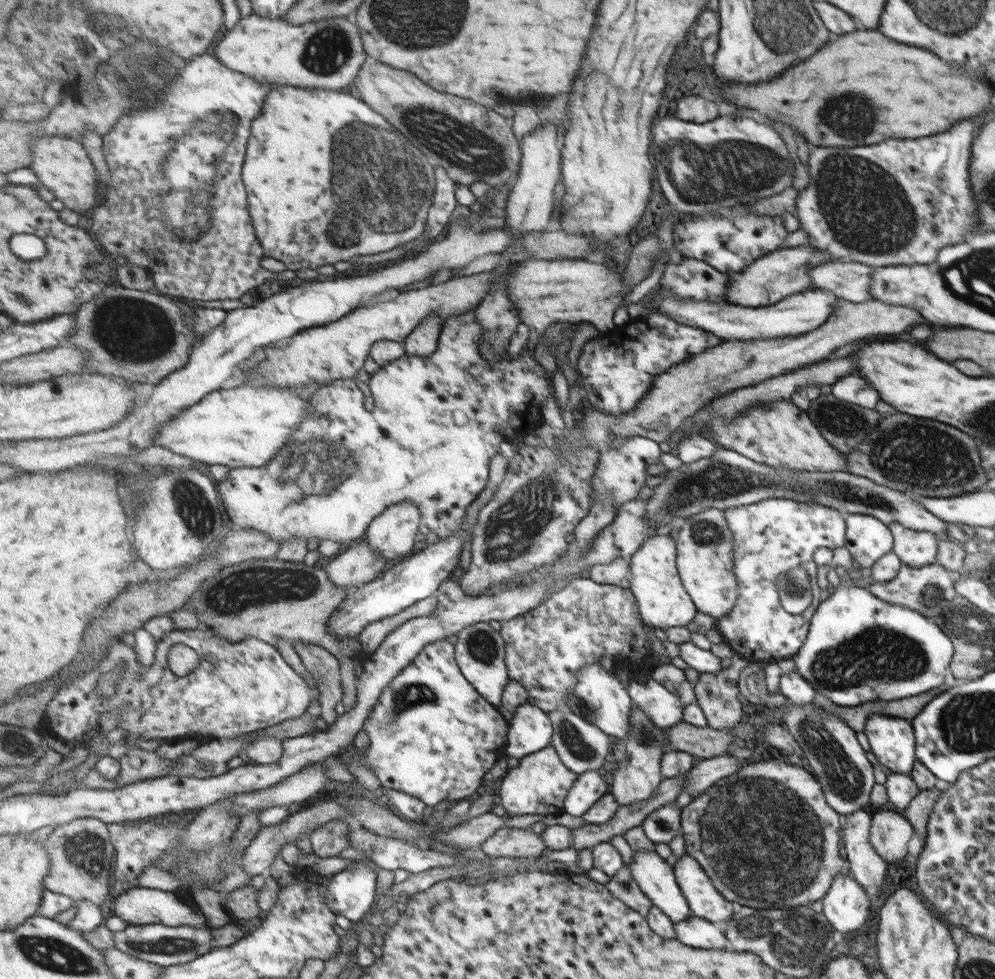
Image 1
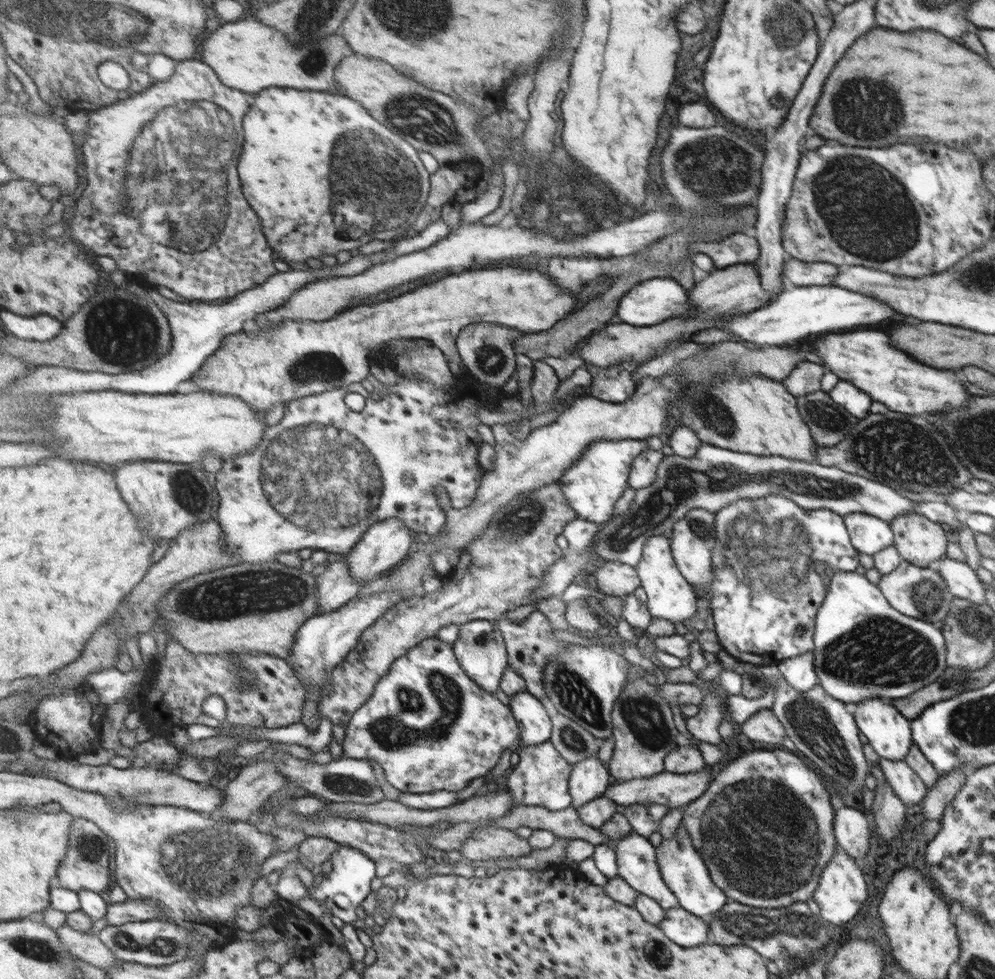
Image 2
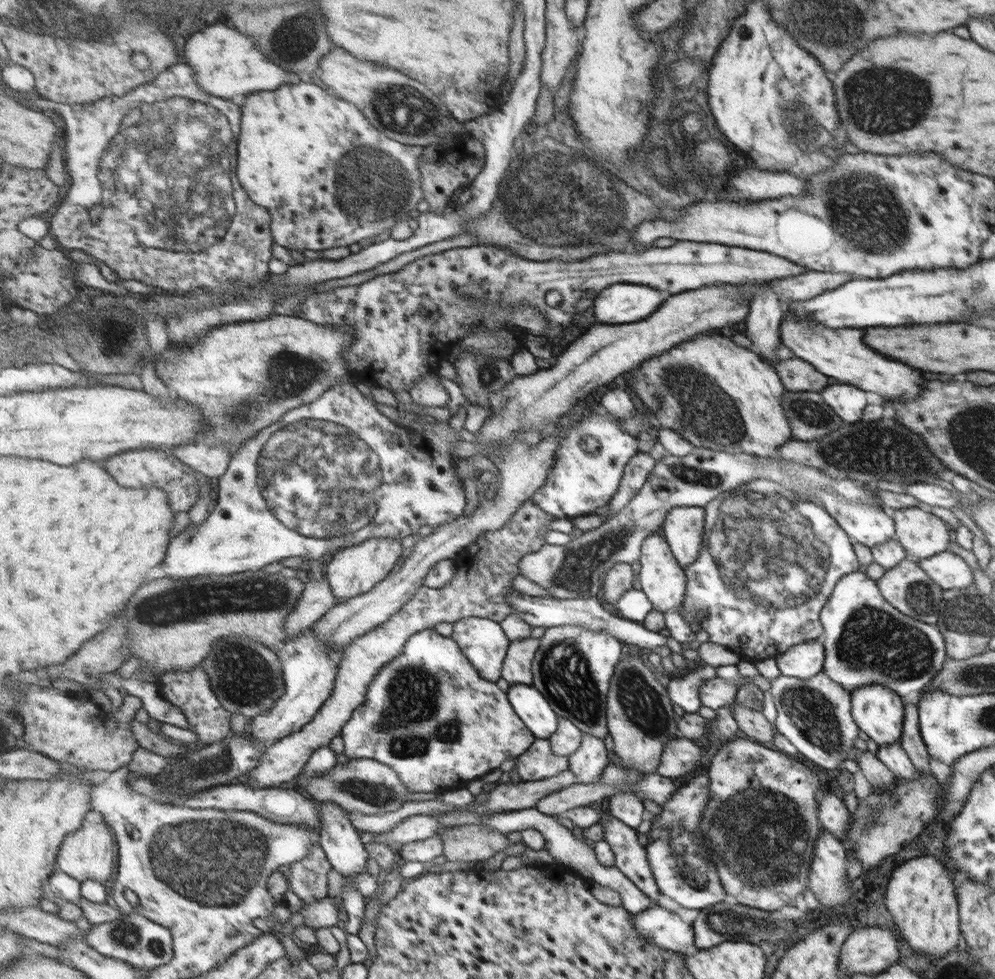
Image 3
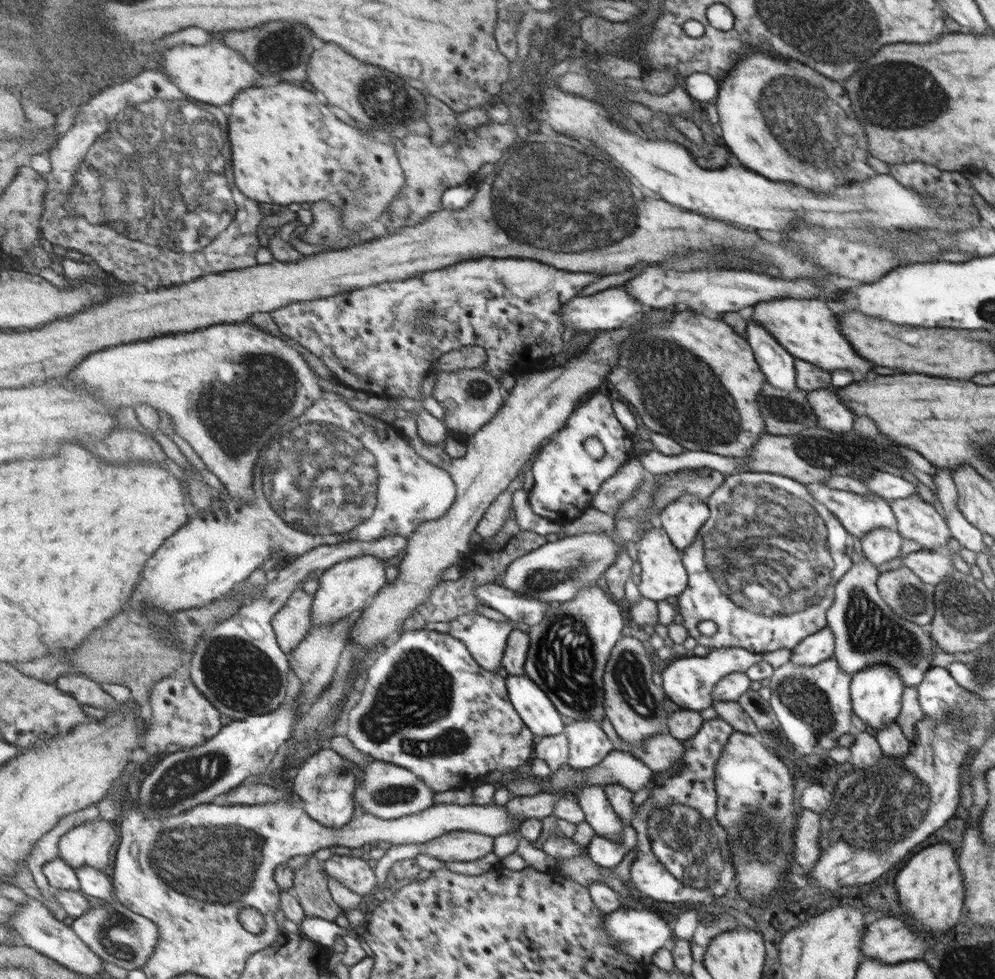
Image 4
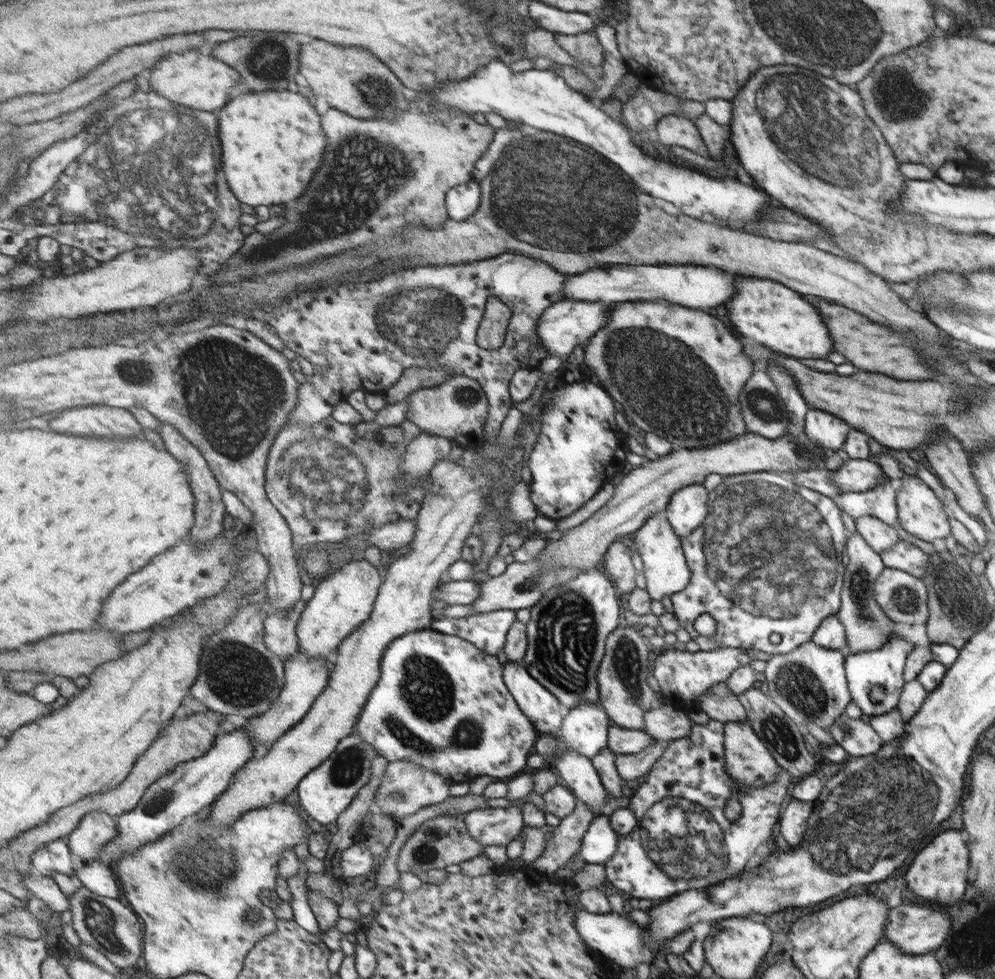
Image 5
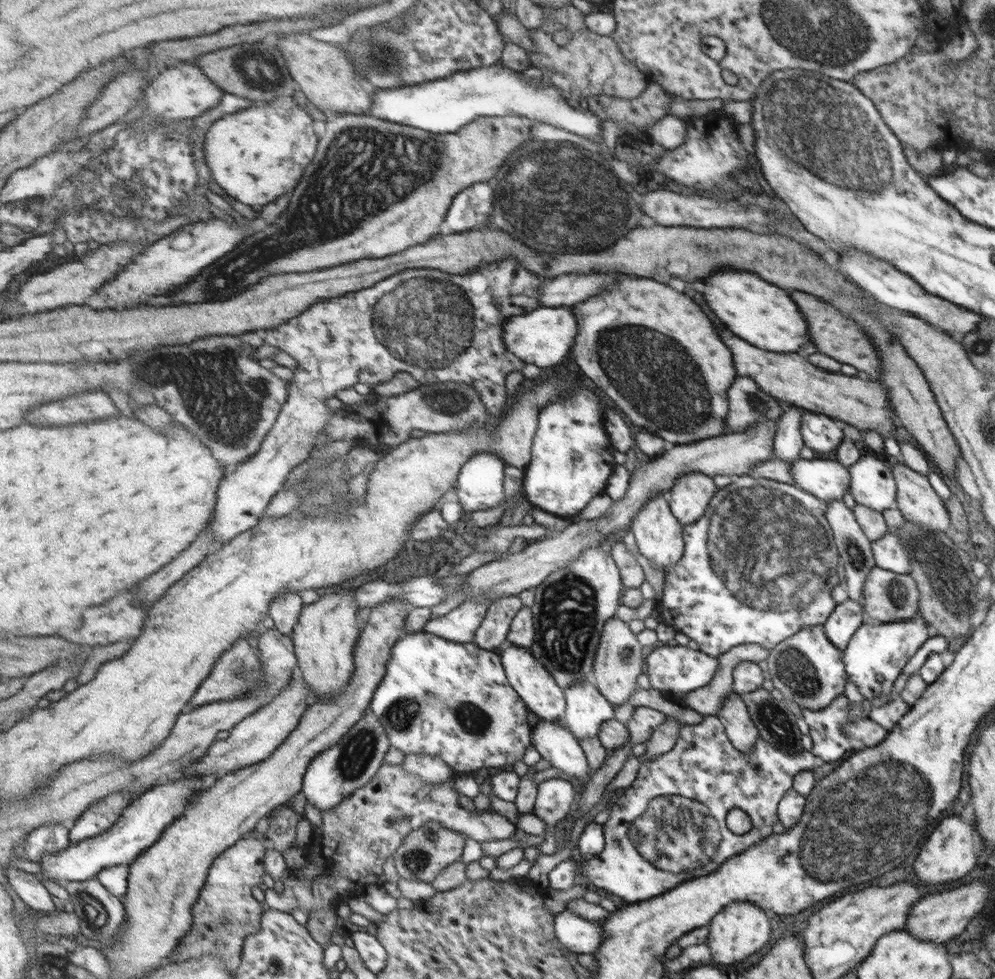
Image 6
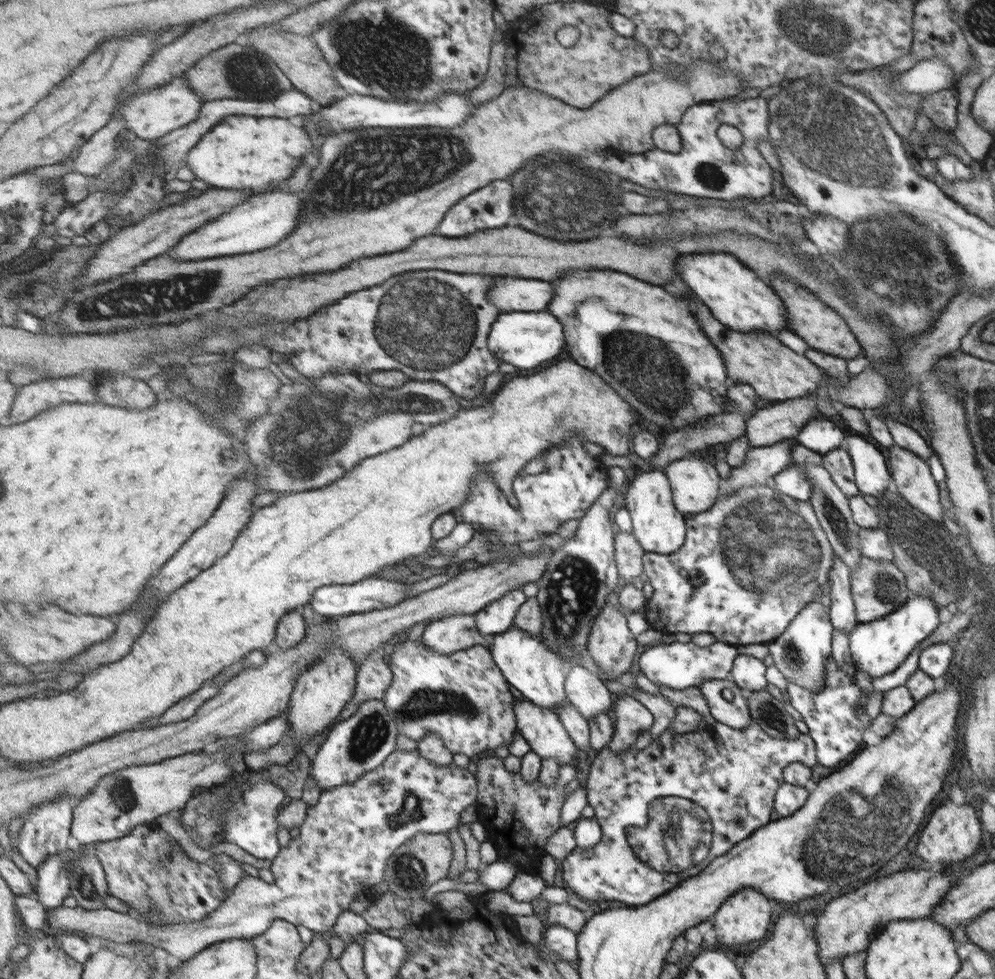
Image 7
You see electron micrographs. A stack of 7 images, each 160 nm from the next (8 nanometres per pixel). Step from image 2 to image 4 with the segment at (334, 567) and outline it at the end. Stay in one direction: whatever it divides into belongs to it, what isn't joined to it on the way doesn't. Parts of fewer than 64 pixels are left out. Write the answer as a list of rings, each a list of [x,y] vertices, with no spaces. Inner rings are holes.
[[[301,587],[288,598],[286,605],[274,616],[273,626],[279,646],[289,654],[309,635],[312,626],[314,595]]]

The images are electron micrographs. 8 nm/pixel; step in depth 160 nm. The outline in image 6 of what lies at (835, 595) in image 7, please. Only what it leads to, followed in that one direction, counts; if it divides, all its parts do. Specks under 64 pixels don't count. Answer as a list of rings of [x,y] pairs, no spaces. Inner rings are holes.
[[[848,598],[831,611],[829,618],[822,624],[823,634],[833,646],[842,651],[864,620],[860,604]]]

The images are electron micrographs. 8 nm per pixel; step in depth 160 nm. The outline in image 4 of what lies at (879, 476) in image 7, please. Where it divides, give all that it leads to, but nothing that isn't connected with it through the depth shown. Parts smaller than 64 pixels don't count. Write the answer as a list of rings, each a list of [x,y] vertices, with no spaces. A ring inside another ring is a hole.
[[[810,483],[809,485],[803,485],[803,488],[807,490],[807,494],[809,494],[815,502],[825,505],[825,508],[837,518],[838,524],[848,532],[849,536],[855,536],[860,540],[860,538],[871,529],[883,527],[894,531],[896,530],[896,520],[889,503],[879,496],[839,491],[827,488],[821,483]]]

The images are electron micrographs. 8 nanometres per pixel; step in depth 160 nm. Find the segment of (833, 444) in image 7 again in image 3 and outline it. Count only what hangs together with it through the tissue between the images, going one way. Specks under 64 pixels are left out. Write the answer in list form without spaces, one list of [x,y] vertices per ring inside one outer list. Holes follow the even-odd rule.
[[[835,384],[819,392],[819,397],[829,406],[841,421],[847,424],[857,423],[865,408],[865,392],[855,386]]]

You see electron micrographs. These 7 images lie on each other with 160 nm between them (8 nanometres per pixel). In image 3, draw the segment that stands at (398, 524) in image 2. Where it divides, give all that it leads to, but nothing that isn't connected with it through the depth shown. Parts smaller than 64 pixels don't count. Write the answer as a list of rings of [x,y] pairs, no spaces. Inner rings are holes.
[[[388,536],[387,538],[370,538],[361,544],[342,549],[327,558],[326,578],[338,602],[347,602],[360,594],[374,590],[395,568],[401,554],[403,554],[402,539]]]

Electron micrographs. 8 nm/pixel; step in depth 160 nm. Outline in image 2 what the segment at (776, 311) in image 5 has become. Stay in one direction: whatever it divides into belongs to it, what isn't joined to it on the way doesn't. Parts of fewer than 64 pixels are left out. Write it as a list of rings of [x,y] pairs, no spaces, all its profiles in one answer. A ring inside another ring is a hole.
[[[863,329],[863,332],[855,332],[855,330],[822,333],[809,337],[804,341],[809,344],[809,351],[825,366],[825,371],[830,371],[838,381],[851,382],[855,388],[863,390],[865,394],[869,394],[871,400],[881,402],[883,406],[887,406],[893,412],[901,412],[901,414],[937,414],[945,408],[959,408],[963,406],[963,402],[967,400],[967,390],[961,386],[959,380],[955,380],[953,372],[945,372],[945,370],[935,370],[929,366],[923,366],[919,362],[913,364],[911,358],[907,358],[903,352],[897,352],[893,346],[889,346],[889,338],[881,332],[873,332],[873,330]]]

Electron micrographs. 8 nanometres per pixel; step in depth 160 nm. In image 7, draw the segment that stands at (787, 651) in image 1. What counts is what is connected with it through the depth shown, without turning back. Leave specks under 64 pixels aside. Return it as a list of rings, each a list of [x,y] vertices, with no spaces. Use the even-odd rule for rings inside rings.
[[[770,483],[764,486],[745,487],[739,489],[729,496],[721,496],[718,501],[715,500],[713,506],[706,511],[695,513],[688,517],[685,522],[685,542],[681,544],[679,550],[671,554],[645,553],[643,555],[644,573],[647,575],[647,582],[652,586],[653,592],[650,599],[644,605],[644,617],[648,621],[648,627],[664,632],[666,634],[697,634],[707,633],[717,642],[725,643],[734,647],[745,646],[748,644],[768,644],[779,635],[782,635],[786,628],[790,626],[790,620],[795,618],[799,611],[805,608],[807,603],[813,600],[819,600],[823,606],[829,606],[829,594],[815,598],[814,592],[820,584],[828,582],[828,570],[832,565],[833,549],[826,539],[825,532],[822,531],[817,517],[814,515],[814,509],[808,500],[795,500],[785,496],[772,488]]]

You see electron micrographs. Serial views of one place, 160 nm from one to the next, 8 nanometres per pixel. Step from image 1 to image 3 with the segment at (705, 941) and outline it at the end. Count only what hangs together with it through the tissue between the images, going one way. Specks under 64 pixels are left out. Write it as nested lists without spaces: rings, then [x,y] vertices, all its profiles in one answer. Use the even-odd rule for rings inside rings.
[[[655,905],[632,916],[632,927],[649,944],[683,953],[693,942],[690,924],[683,922],[678,914]]]

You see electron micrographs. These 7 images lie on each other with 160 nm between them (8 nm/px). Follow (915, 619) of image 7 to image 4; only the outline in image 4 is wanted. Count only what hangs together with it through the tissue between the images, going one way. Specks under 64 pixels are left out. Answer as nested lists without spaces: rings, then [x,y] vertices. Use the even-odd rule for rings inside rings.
[[[875,663],[850,676],[848,686],[852,713],[874,730],[893,723],[898,716],[901,696],[901,679],[898,672],[888,664]]]

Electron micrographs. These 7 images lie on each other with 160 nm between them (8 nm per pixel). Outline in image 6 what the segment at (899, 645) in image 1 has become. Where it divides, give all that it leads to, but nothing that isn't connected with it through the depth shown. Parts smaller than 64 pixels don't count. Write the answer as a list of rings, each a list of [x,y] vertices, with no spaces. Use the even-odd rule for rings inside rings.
[[[835,499],[825,503],[824,515],[826,516],[827,524],[830,526],[830,534],[836,546],[838,557],[843,562],[845,581],[842,586],[847,592],[848,598],[861,606],[862,588],[865,586],[866,576],[870,574],[871,568],[875,567],[873,547],[870,544],[871,540],[862,531],[851,508],[842,499]]]

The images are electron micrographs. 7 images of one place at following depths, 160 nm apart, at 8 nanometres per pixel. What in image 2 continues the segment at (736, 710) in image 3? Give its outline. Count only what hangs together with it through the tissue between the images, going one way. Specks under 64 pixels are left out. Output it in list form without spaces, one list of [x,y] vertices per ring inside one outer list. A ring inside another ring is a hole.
[[[761,709],[748,716],[741,723],[741,732],[752,742],[763,742],[763,744],[782,744],[782,738],[786,736],[783,725],[770,709]]]

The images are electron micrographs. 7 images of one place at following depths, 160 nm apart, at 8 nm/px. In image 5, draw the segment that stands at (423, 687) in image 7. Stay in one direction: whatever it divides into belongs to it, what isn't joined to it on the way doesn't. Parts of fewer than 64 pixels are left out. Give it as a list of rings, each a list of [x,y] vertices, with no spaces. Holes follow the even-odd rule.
[[[433,629],[405,634],[386,650],[382,678],[358,720],[358,733],[390,762],[408,760],[426,766],[451,783],[470,783],[477,776],[509,780],[528,765],[539,730],[506,685],[504,671],[505,665],[497,656],[482,651],[463,637]]]

